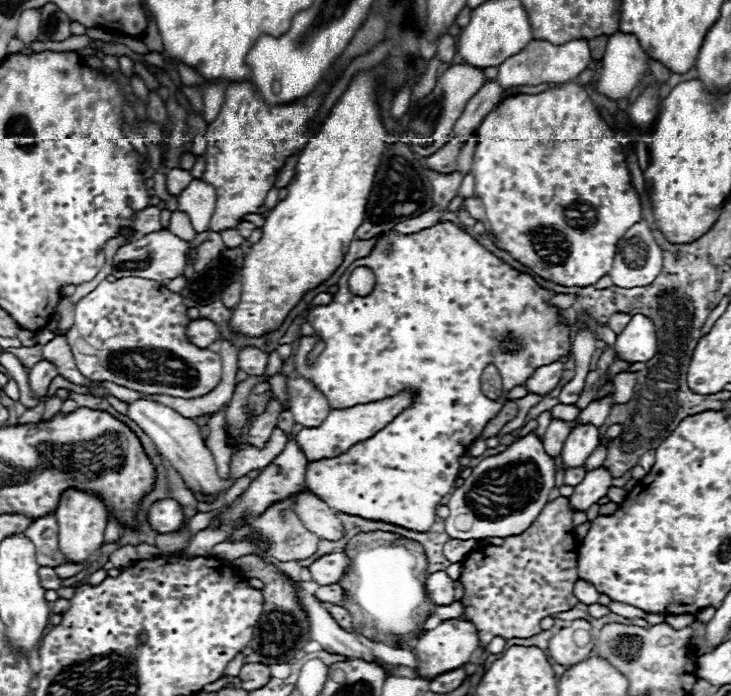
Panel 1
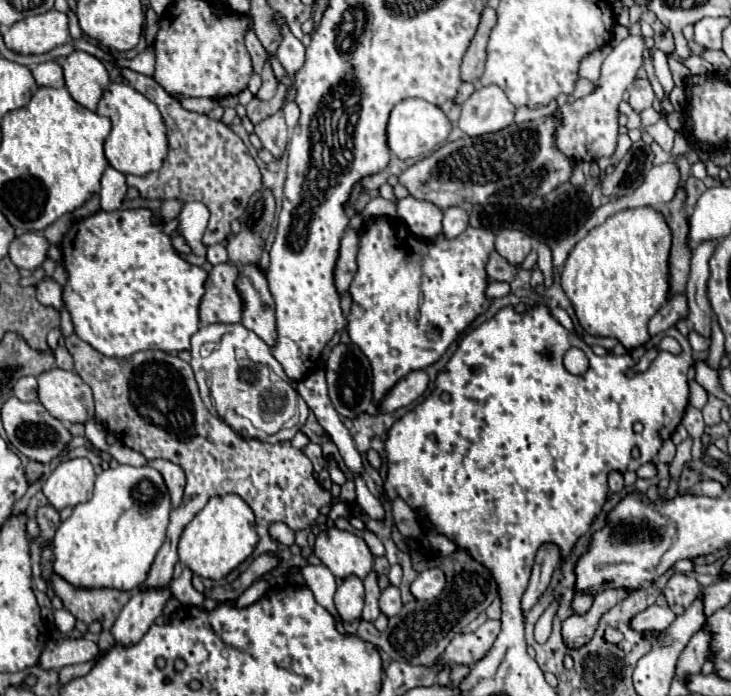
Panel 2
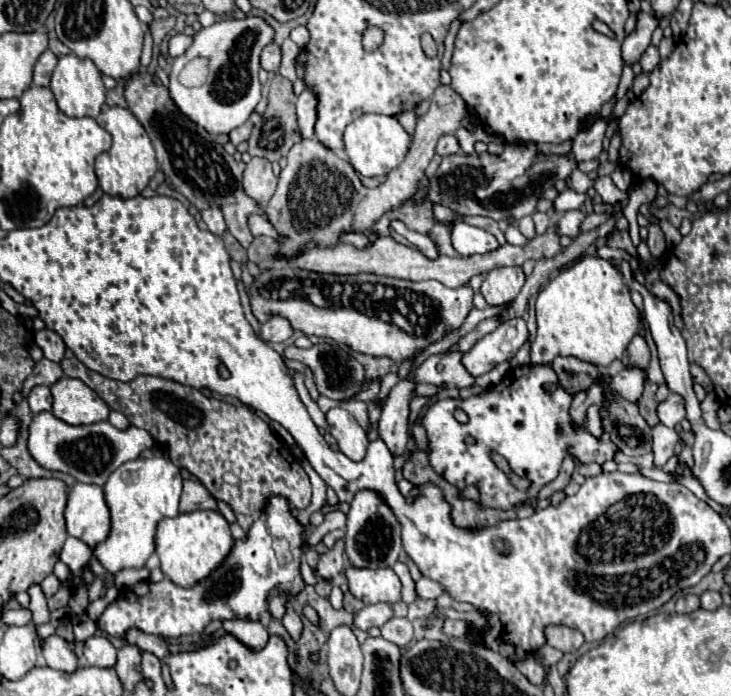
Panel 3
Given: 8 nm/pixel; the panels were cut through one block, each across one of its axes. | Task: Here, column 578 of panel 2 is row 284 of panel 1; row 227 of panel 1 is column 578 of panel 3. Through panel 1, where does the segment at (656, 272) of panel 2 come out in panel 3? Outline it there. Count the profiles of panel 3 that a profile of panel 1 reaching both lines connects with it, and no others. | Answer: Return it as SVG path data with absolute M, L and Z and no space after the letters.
M586 256L570 270L560 272L540 290L536 300L536 322L538 332L530 348L532 364L552 364L556 356L574 356L598 368L606 368L610 362L622 358L628 342L638 332L638 310L630 300L630 290L622 284L622 274L608 260Z

